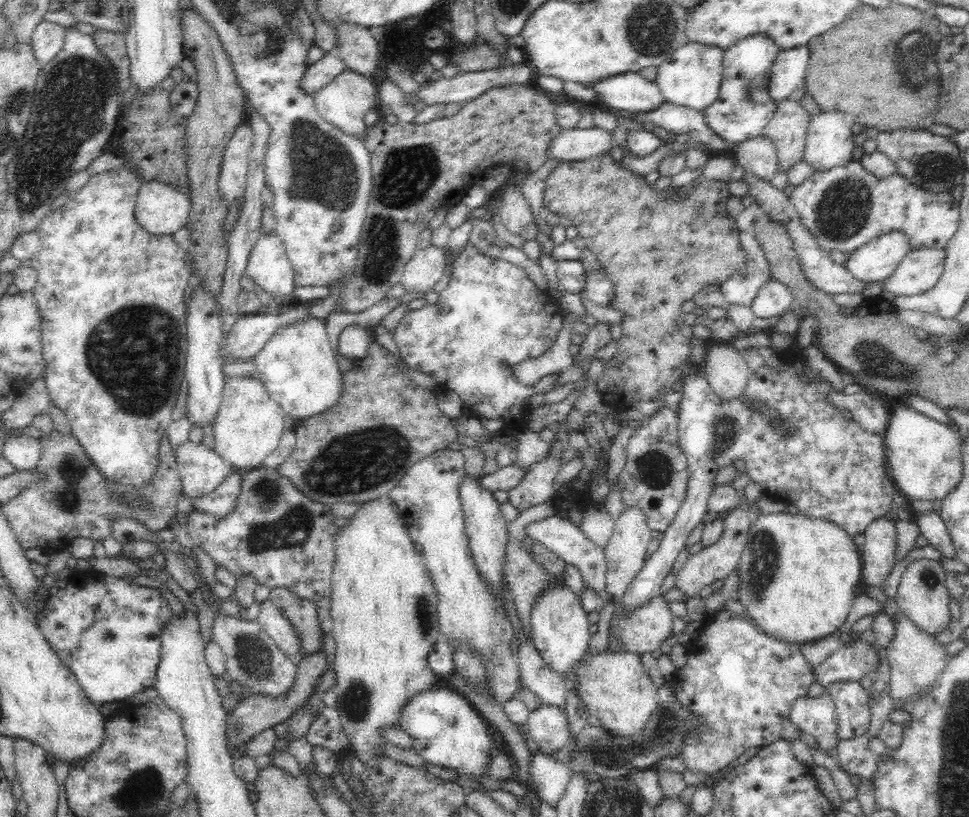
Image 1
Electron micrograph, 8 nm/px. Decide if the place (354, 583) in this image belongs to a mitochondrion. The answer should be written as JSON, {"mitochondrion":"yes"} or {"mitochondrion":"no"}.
{"mitochondrion":"no"}

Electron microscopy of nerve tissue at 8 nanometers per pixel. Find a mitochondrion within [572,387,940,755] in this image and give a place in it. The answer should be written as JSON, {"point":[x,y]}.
{"point":[725,428]}

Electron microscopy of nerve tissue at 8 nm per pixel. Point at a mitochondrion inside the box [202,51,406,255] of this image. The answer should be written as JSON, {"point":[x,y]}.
{"point":[324,170]}

